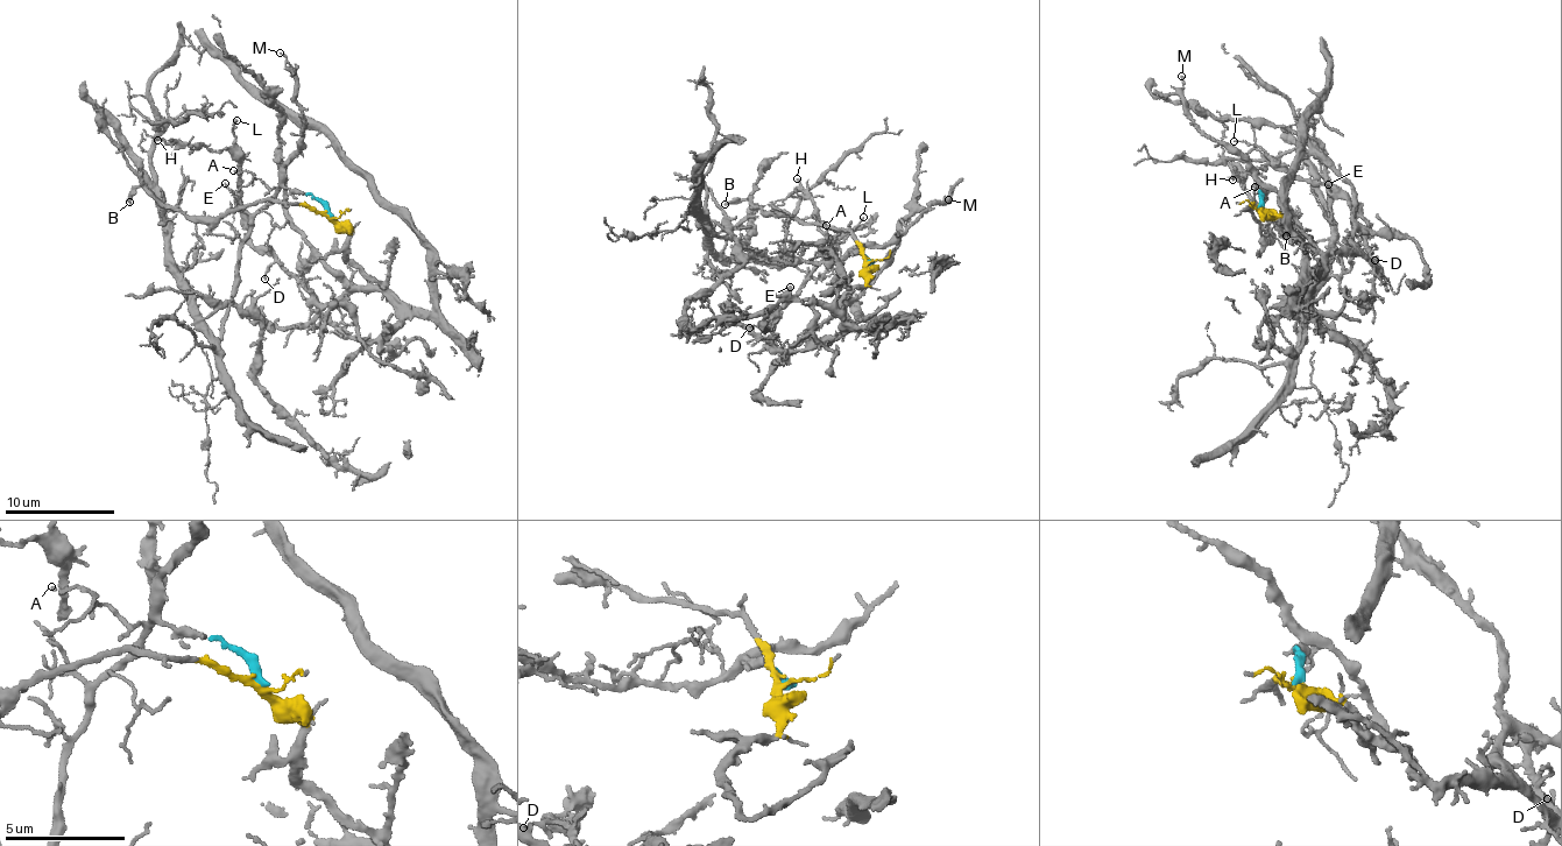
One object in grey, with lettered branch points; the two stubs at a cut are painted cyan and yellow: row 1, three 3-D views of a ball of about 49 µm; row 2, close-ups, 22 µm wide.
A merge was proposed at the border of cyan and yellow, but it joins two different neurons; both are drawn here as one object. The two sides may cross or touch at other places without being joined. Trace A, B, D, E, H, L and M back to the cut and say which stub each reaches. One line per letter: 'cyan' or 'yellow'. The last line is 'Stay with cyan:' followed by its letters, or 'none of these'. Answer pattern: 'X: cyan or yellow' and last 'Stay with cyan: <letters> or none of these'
A: cyan
B: yellow
D: yellow
E: yellow
H: yellow
L: yellow
M: cyan
Stay with cyan: A, M

